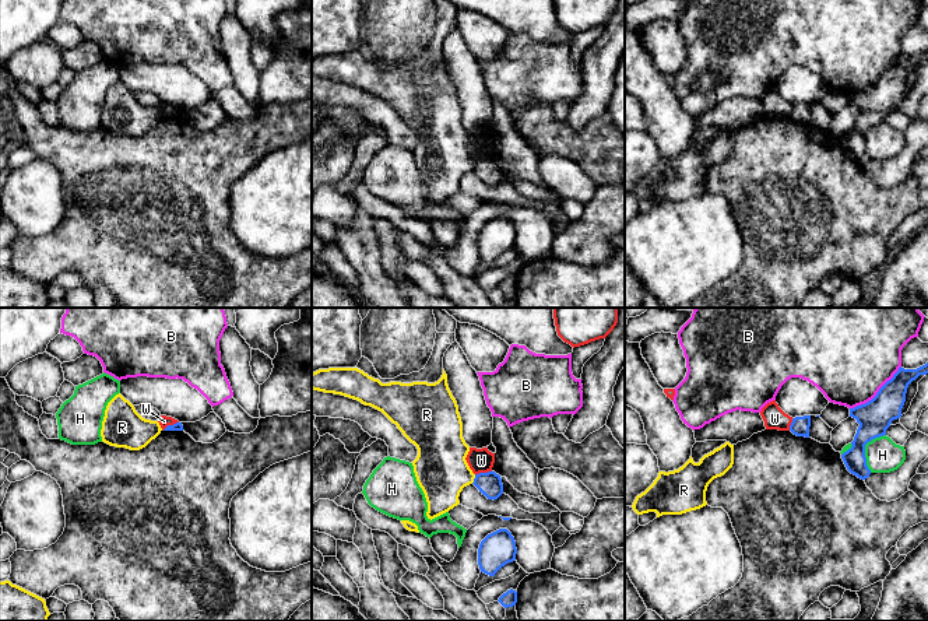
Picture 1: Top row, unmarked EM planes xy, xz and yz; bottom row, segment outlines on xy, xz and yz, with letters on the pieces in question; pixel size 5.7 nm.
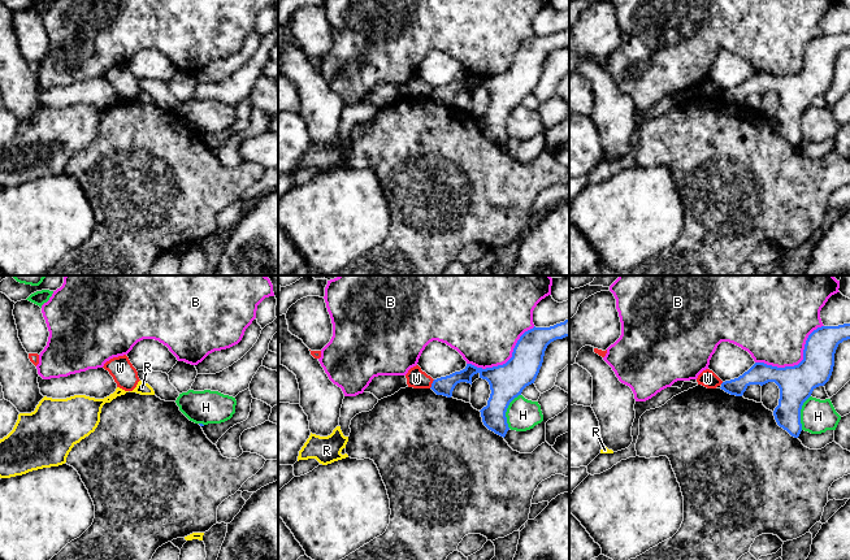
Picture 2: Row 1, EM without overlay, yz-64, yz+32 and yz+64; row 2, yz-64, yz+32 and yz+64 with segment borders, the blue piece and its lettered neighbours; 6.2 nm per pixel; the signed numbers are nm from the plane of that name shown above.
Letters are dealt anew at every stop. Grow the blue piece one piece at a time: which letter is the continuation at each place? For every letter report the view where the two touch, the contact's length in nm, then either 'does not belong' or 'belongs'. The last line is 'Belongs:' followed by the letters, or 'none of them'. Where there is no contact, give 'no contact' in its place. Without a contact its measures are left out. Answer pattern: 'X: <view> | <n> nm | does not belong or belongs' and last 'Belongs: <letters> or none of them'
B: yz | 380 nm | does not belong
H: yz | 240 nm | does not belong
R: xz | 60 nm | does not belong
W: xz | 100 nm | does not belong
Belongs: none of them

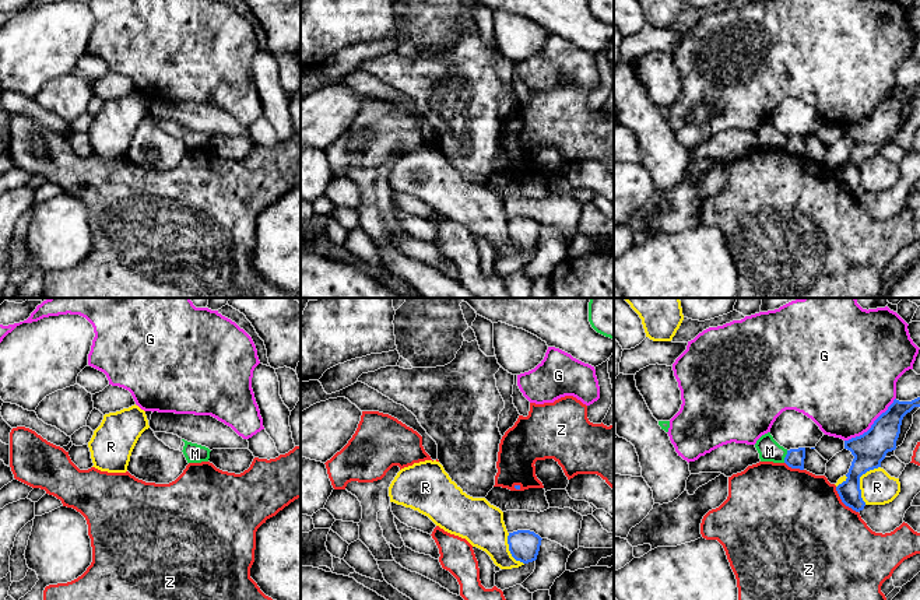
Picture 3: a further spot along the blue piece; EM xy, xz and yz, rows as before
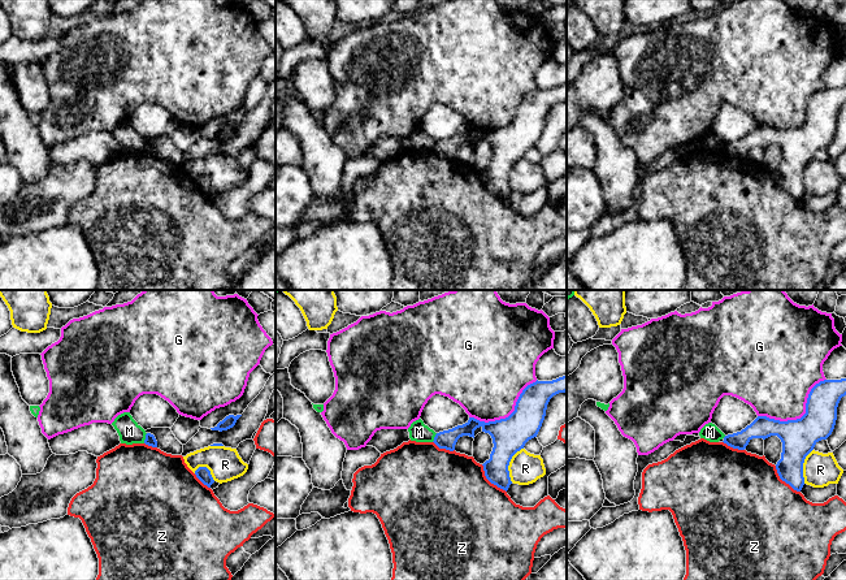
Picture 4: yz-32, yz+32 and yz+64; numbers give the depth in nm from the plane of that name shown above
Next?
G: yz | 380 nm | does not belong
M: yz | 80 nm | does not belong
R: yz | 240 nm | does not belong
Z: yz | 200 nm | does not belong
Belongs: none of them

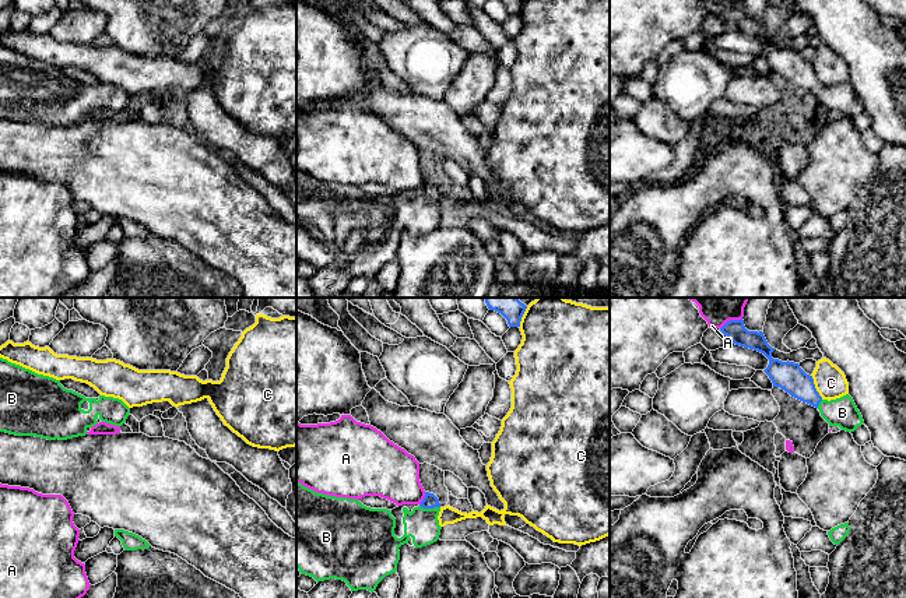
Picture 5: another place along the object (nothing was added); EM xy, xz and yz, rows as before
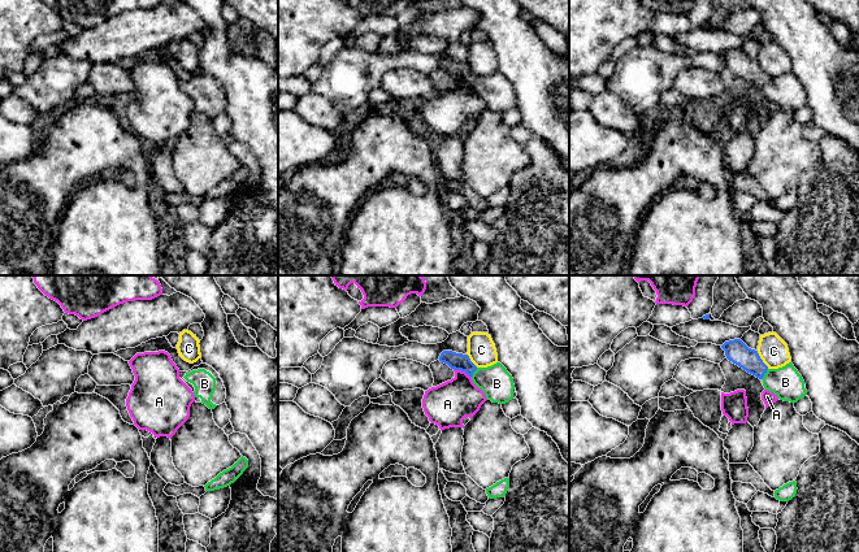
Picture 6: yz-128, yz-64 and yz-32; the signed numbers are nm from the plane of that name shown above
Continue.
A: yz | 140 nm | does not belong
B: xz | 120 nm | belongs
C: yz | 160 nm | does not belong
Belongs: B

